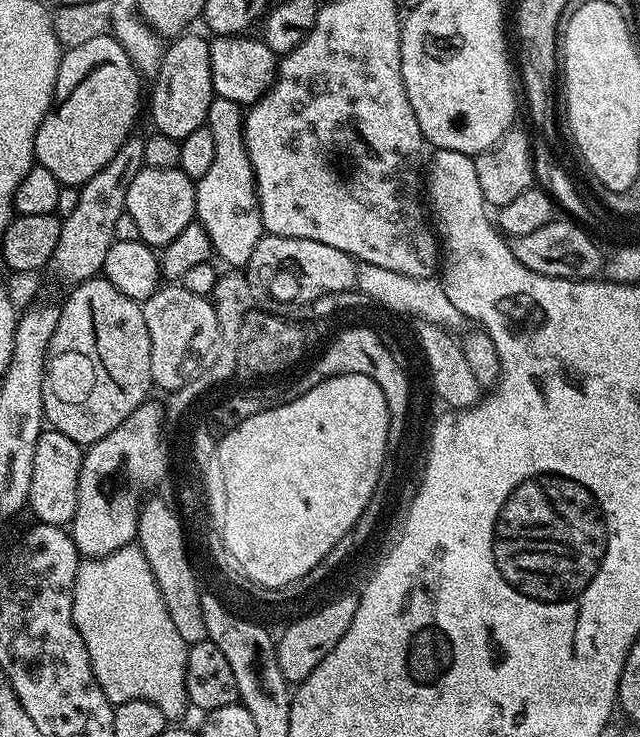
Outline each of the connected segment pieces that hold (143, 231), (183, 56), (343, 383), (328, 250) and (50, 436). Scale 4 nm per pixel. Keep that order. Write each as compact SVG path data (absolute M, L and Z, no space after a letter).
M145 168L134 177L126 190L124 210L134 218L138 234L145 244L153 249L163 249L165 244L174 242L186 226L196 220L196 185L179 168L154 170Z
M189 30L165 47L160 69L152 88L152 128L166 138L184 140L186 134L205 127L208 111L214 99L210 82L210 43Z
M342 374L331 376L318 386L308 388L304 394L293 400L273 403L272 408L254 414L254 418L246 418L246 422L242 422L237 428L220 437L215 463L220 466L222 477L228 483L228 499L225 501L227 542L253 577L273 583L276 587L286 587L288 583L300 582L314 566L323 564L330 550L343 536L349 535L360 515L366 510L367 503L370 502L378 484L379 471L382 470L388 444L388 419L386 398L382 398L378 382L366 378L366 374Z
M265 235L254 246L246 265L246 275L259 291L273 296L280 304L308 305L326 294L351 292L356 288L358 264L342 250L314 242L310 238Z
M45 430L34 446L34 475L30 477L28 508L41 524L71 525L74 510L78 510L78 474L82 470L84 452L81 445L65 434Z

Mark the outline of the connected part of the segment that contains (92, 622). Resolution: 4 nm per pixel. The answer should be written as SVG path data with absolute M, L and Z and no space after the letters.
M131 543L114 550L114 554L109 556L85 559L74 582L72 609L78 634L82 634L82 642L86 642L90 654L94 678L98 686L102 686L102 694L106 694L108 701L115 706L131 700L149 700L169 721L179 721L176 719L183 714L184 708L189 707L184 689L189 645L185 644L182 634L178 634L174 622L170 622L166 602L158 590L150 562L146 562L140 547Z

